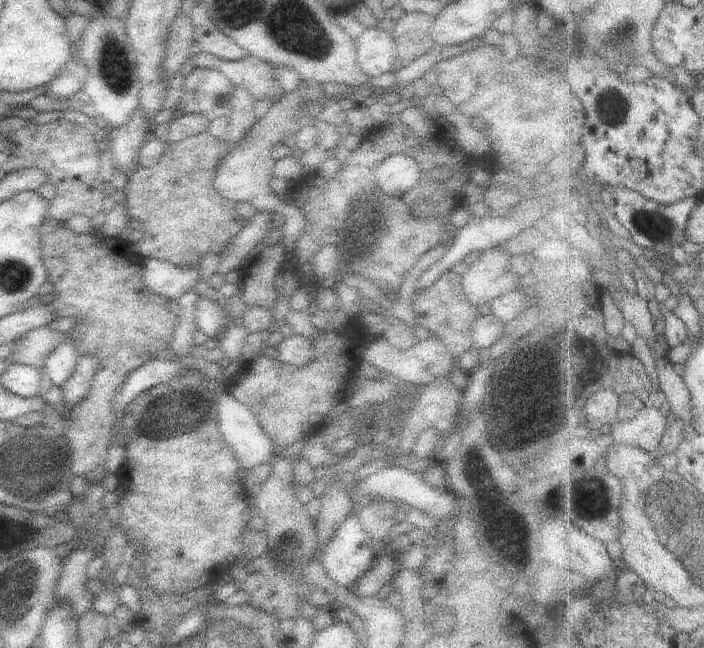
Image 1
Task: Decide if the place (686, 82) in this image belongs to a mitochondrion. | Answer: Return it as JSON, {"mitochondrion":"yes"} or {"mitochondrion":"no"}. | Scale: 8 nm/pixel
{"mitochondrion":"no"}

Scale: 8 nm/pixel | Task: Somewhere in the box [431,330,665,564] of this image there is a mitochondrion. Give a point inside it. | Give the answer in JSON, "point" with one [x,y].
{"point":[525,407]}

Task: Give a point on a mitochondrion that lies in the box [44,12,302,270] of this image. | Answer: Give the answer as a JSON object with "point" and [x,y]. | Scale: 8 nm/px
{"point":[116,71]}

